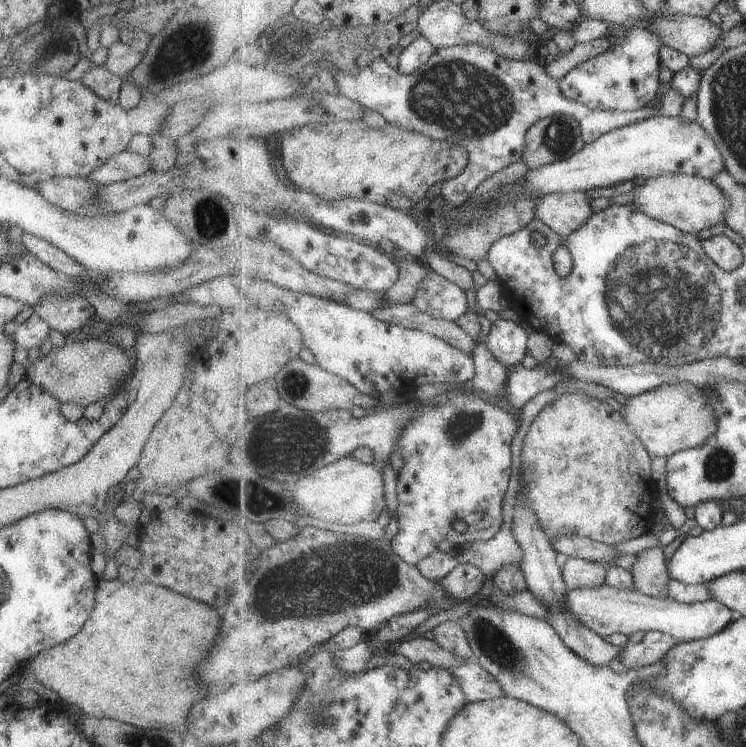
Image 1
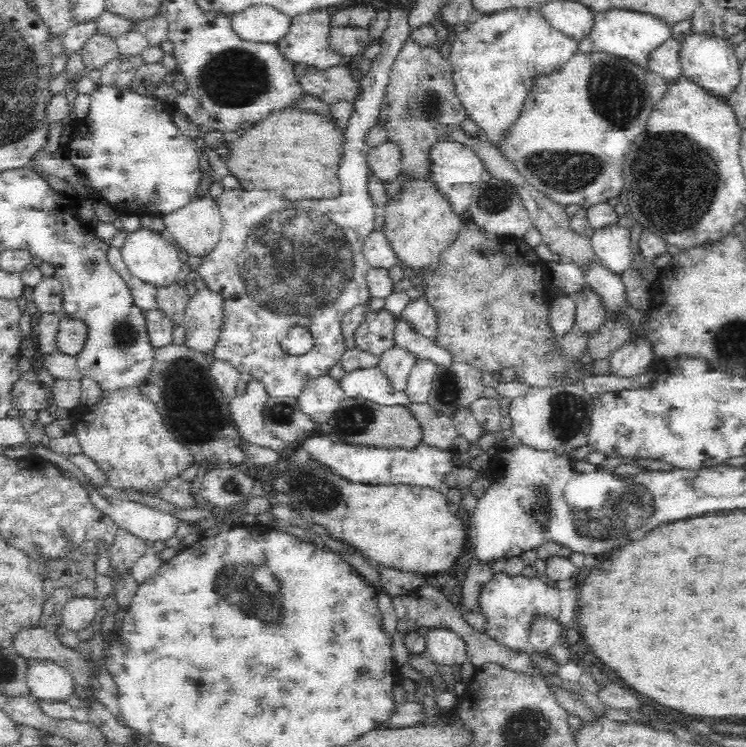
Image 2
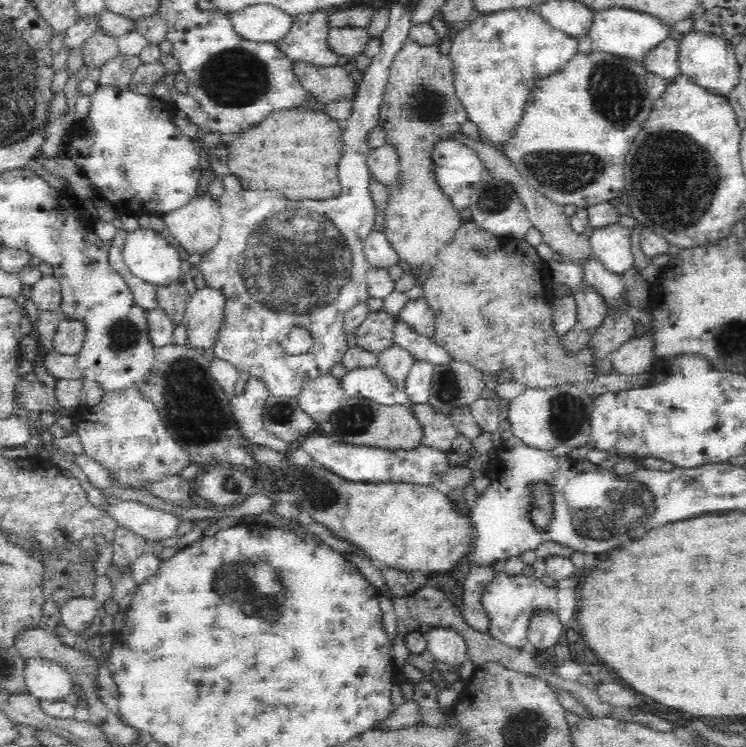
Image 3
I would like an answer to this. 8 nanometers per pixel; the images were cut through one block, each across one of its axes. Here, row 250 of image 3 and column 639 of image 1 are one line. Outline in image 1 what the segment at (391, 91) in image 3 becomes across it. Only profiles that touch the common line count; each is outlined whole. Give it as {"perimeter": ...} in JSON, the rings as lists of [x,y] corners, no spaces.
{"perimeter":[[[692,383],[663,384],[645,394],[631,396],[621,405],[621,416],[633,427],[651,456],[668,459],[673,454],[704,444],[717,432],[717,414],[709,406],[703,388]]]}

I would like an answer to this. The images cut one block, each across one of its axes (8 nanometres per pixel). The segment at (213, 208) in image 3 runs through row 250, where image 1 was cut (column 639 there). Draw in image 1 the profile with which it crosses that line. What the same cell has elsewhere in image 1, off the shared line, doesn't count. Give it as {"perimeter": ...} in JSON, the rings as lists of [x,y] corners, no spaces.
{"perimeter":[[[665,174],[651,176],[636,183],[630,190],[637,208],[647,216],[663,223],[675,226],[688,234],[697,234],[707,228],[725,223],[725,212],[729,209],[729,198],[711,179],[685,174]]]}

